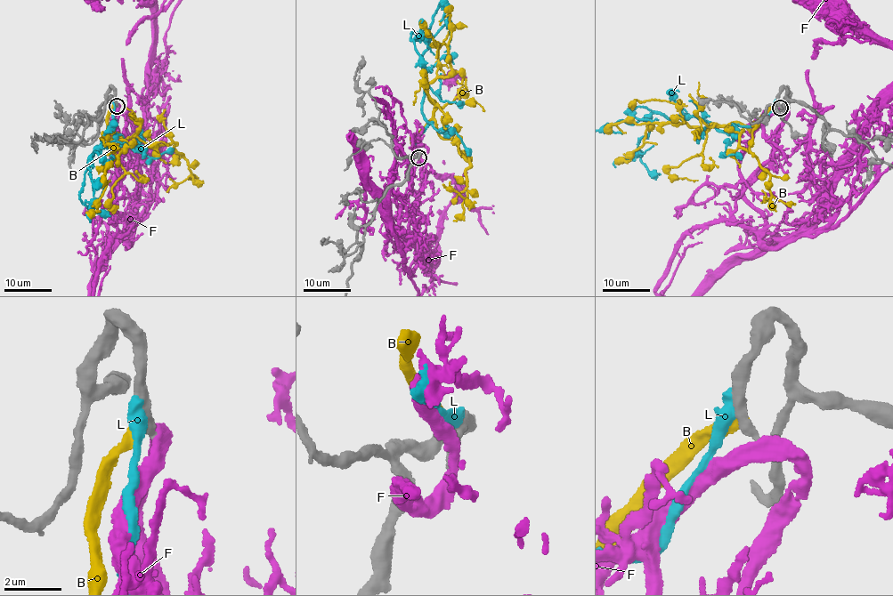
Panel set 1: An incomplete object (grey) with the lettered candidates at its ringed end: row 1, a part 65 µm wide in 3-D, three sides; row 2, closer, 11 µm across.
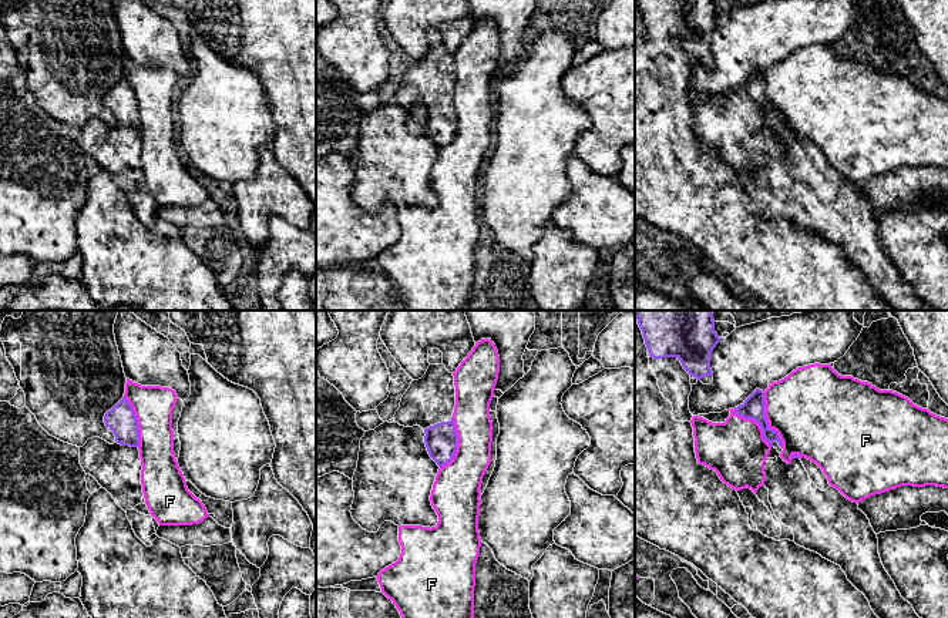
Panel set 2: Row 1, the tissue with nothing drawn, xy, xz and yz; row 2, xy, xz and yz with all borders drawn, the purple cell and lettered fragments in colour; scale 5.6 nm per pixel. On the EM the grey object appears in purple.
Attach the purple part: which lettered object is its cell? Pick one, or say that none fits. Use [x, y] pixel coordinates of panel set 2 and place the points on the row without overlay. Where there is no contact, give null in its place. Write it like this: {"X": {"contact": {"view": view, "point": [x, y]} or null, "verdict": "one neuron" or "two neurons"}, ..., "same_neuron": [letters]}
{"B": {"contact": null, "verdict": "two neurons"}, "F": {"contact": {"view": "yz", "point": [766, 101]}, "verdict": "two neurons"}, "L": {"contact": null, "verdict": "two neurons"}, "same_neuron": []}

